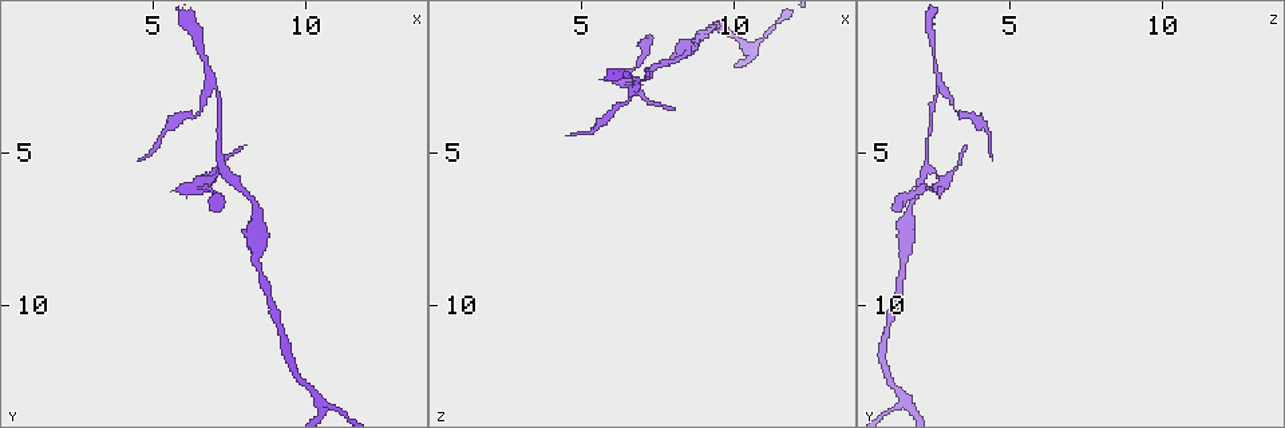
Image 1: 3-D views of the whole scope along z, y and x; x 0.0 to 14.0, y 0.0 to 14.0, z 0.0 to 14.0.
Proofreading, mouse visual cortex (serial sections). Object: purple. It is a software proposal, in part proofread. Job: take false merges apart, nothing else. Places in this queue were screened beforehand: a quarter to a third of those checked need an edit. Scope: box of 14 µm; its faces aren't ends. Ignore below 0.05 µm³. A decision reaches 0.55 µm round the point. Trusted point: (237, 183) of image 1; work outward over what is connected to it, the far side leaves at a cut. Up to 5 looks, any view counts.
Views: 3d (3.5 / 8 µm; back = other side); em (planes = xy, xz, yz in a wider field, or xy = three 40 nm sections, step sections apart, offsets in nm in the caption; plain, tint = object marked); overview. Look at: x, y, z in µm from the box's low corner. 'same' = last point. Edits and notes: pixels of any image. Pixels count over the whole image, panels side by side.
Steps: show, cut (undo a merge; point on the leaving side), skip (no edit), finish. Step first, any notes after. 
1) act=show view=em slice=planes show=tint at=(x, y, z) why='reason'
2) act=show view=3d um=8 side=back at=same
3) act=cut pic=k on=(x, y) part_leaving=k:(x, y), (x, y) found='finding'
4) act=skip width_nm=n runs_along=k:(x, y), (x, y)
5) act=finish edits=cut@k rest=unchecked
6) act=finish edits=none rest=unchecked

act=show view=3d um=8 at=(6.9, 2.8, 2.7) why='two arms in line, one across'

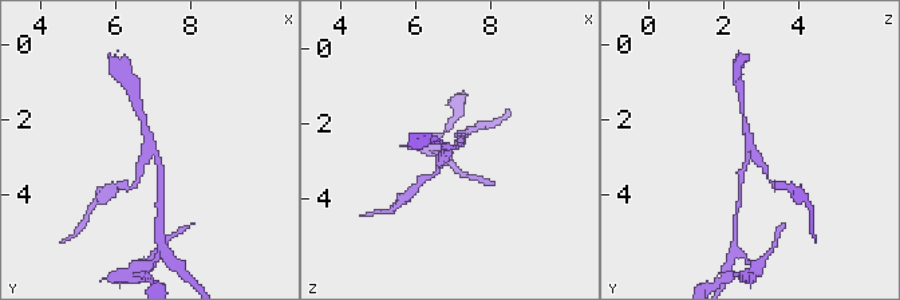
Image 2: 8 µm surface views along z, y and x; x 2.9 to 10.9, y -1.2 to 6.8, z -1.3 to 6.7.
act=show view=em slice=xy step=1 show=tint at=(7.0, 2.8, 2.6) arms=3 arm_widths_nm=200,200,200

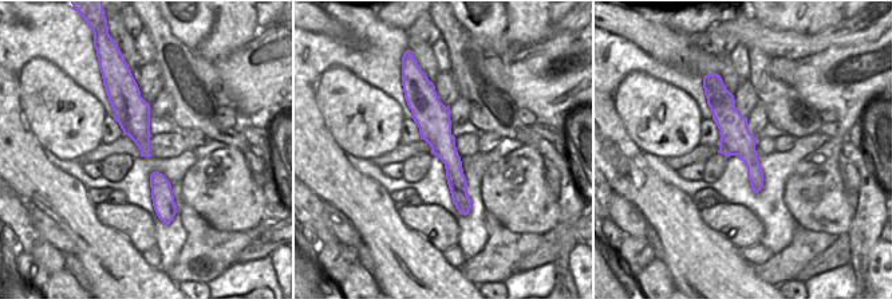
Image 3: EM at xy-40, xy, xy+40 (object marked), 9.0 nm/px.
act=cut pic=2 on=(139, 170) width_nm=300 part_leaving=2:(149, 150), (138, 182), (126, 188) found='two cells meet here'

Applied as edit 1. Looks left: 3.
act=show view=overview why='see it whole again'

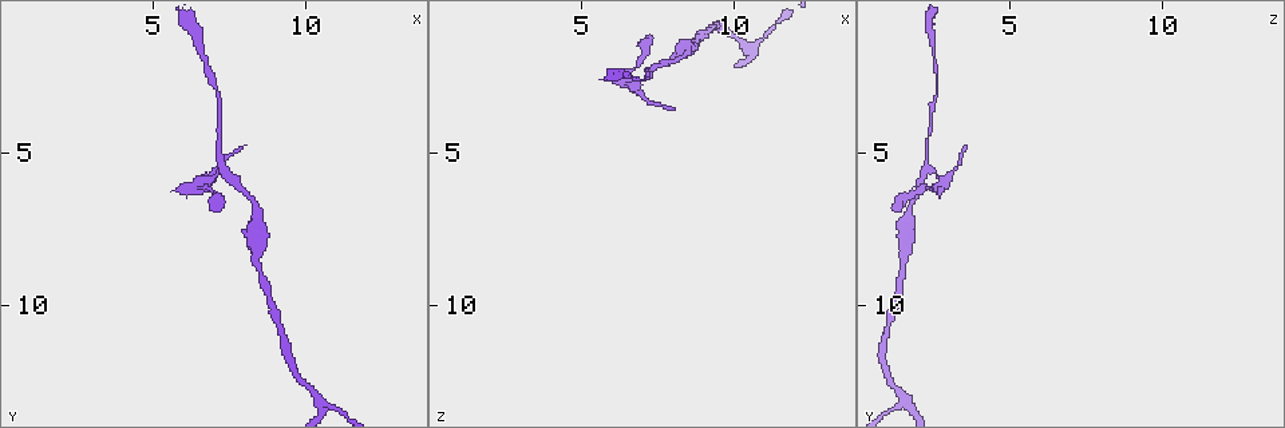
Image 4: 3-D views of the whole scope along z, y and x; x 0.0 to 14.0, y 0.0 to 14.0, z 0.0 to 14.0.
act=show view=3d um=3.5 at=(6.9, 5.8, 2.7) why='sudden change in width'

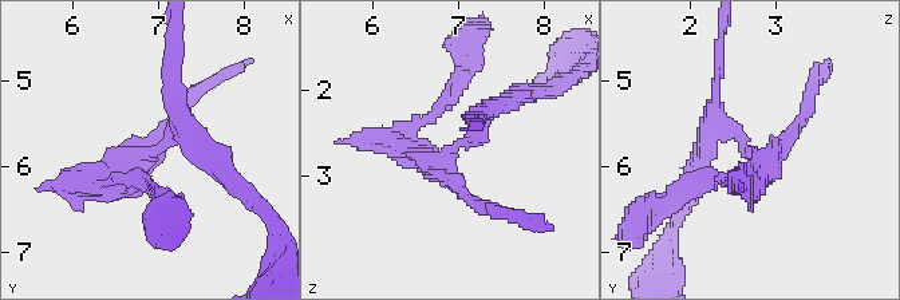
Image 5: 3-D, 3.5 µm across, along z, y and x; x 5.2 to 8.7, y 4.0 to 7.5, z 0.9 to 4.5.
act=show view=em slice=xy step=5 show=tint at=(6.90, 5.85, 2.65) why='need the tissue'

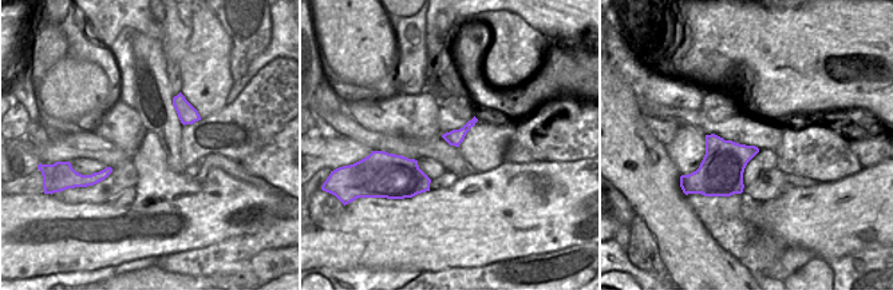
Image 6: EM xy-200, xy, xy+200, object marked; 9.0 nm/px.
act=cut pic=5 on=(446, 105) found='two cells meet here'

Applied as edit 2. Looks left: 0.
act=finish edits=cut@2,cut@5 rest=unchecked

